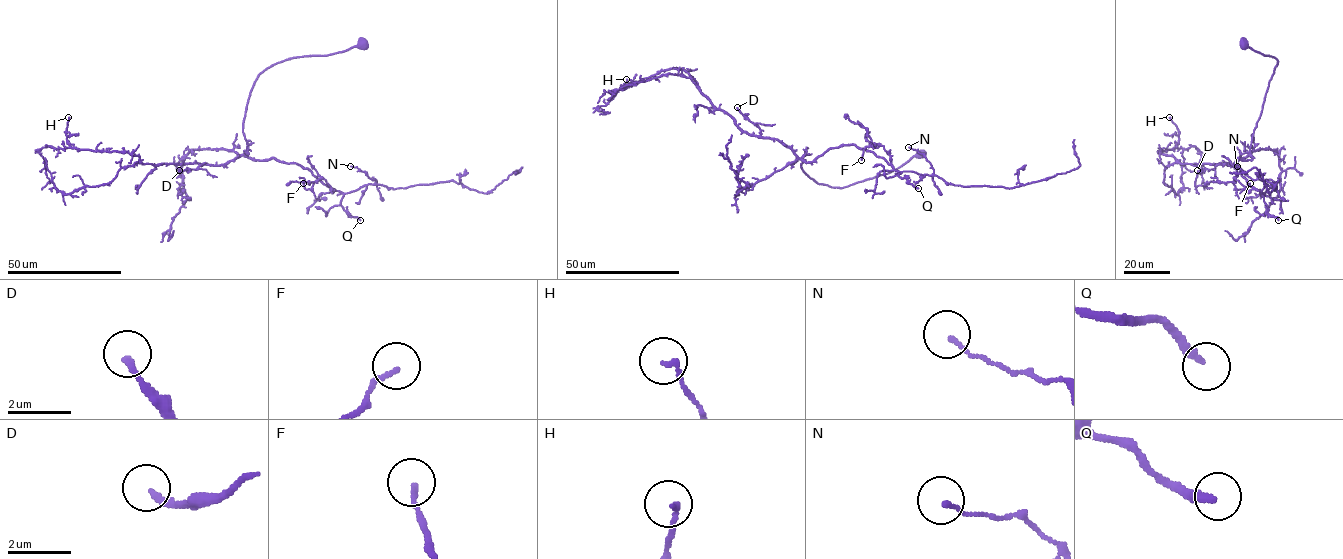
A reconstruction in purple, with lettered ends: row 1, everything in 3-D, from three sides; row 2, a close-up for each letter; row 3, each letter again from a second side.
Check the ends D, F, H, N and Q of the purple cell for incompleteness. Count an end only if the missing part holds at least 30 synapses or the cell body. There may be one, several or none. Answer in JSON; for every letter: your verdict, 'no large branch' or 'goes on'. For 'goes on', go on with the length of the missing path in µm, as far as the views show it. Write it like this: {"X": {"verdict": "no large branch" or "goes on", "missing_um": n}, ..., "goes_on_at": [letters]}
{"D": {"verdict": "no large branch"}, "F": {"verdict": "no large branch"}, "H": {"verdict": "no large branch"}, "N": {"verdict": "no large branch"}, "Q": {"verdict": "goes on", "missing_um": 60}, "goes_on_at": ["Q"]}

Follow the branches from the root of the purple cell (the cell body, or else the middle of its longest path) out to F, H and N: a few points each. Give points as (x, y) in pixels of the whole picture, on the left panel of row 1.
F: (363, 43), (274, 63), (252, 88), (246, 155), (297, 163), (333, 191), (322, 178), (310, 189), (303, 183)
H: (363, 43), (261, 72), (243, 122), (246, 153), (223, 164), (152, 165), (126, 151), (72, 148), (68, 117)
N: (363, 43), (267, 67), (254, 84), (243, 122), (249, 157), (297, 163), (344, 193), (376, 181), (350, 166)

